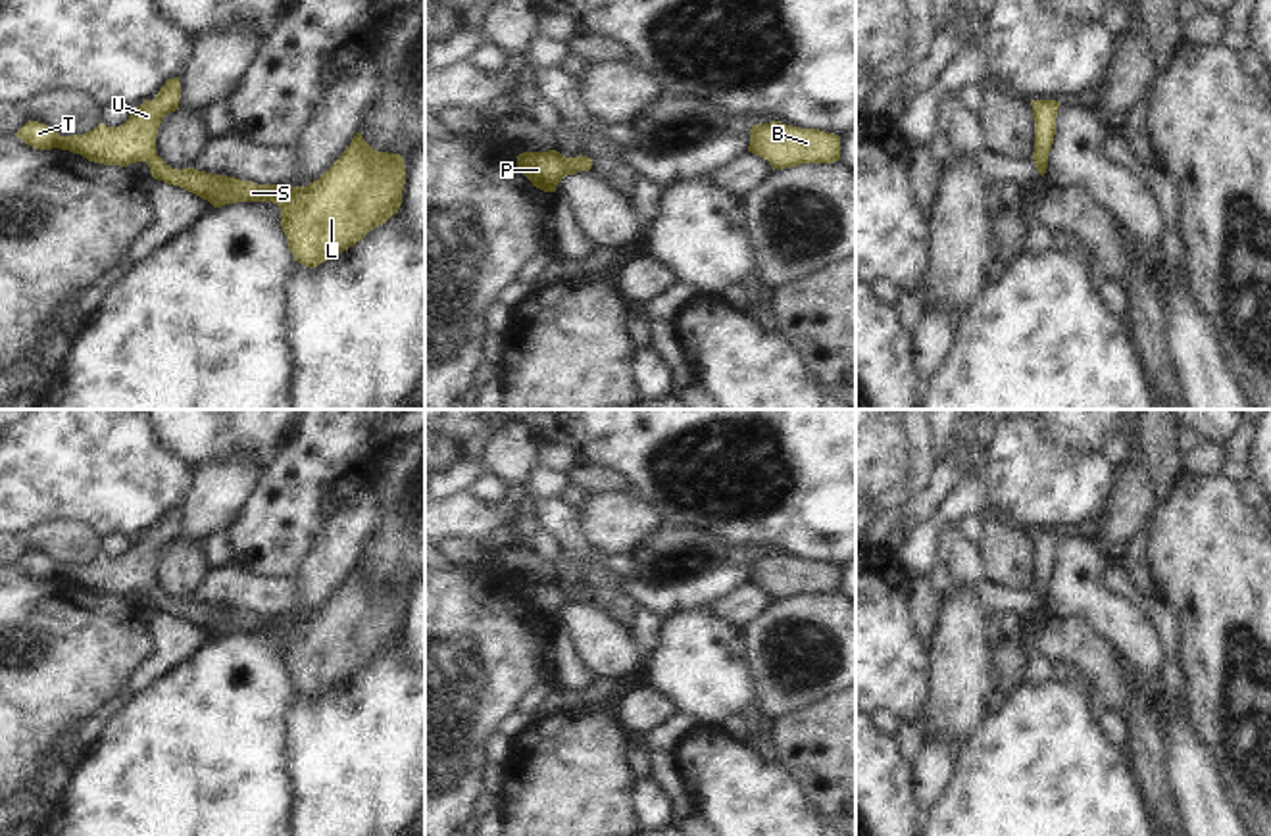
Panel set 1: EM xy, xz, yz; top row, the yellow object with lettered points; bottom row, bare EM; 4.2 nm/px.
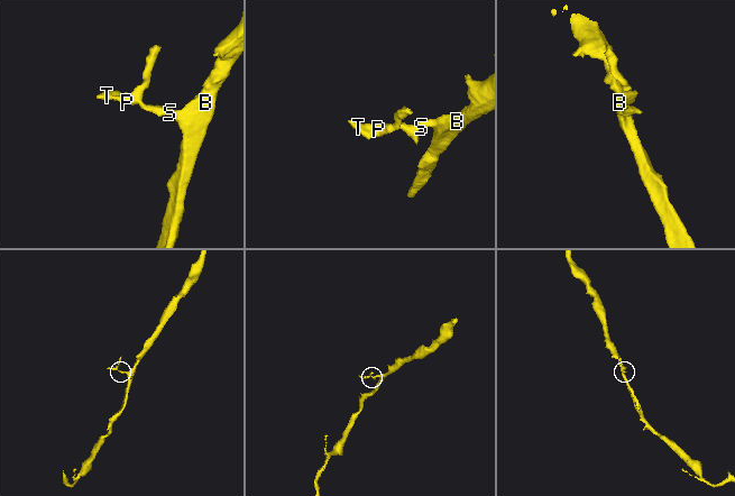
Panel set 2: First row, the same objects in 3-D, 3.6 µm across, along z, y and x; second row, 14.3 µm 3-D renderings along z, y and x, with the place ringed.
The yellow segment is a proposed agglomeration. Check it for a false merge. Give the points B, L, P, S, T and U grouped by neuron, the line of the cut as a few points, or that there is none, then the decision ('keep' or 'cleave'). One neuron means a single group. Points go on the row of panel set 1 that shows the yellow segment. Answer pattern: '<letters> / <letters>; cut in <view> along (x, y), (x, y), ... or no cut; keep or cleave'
B L P S T U; no cut; keep

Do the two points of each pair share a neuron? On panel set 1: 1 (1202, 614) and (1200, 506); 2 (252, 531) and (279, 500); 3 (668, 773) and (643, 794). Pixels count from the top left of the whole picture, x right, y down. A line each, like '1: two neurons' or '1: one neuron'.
1: one neuron
2: one neuron
3: two neurons

